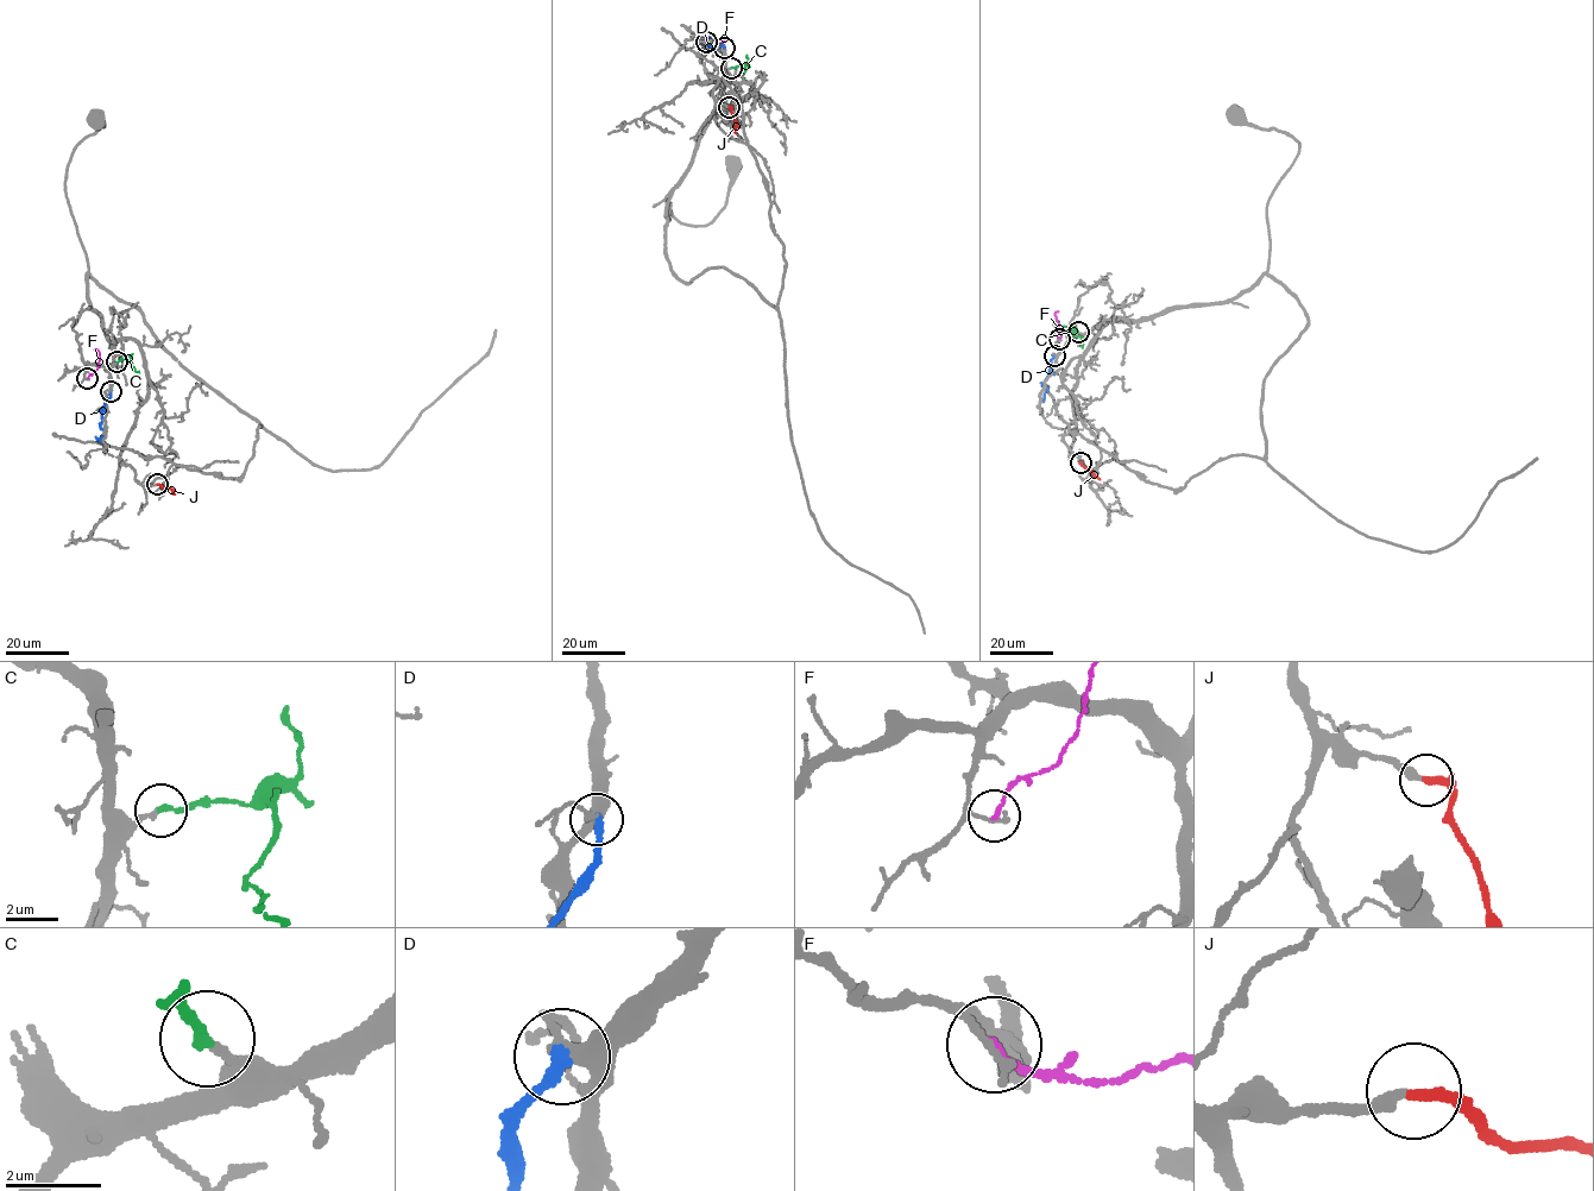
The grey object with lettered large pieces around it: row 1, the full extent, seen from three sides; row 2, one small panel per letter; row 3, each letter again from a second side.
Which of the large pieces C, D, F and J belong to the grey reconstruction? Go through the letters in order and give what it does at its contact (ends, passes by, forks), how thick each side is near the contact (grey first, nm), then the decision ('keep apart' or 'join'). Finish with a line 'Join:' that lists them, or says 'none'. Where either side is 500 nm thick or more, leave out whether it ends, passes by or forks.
C: it ends there; 180 nm thick on the grey side, 240 nm on the other; join
D: it ends there; 320 nm thick on the grey side, 280 nm on the other; keep apart
F: it ends there; 200 nm thick on the grey side, 150 nm on the other; keep apart
J: it ends there; 260 nm thick on the grey side, 280 nm on the other; join
Join: C, J

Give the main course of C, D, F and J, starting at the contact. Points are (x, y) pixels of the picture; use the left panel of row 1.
C: (118, 361), (127, 358), (139, 372)
D: (111, 392), (102, 413), (104, 434), (100, 439), (95, 436)
F: (87, 378), (98, 367), (99, 352), (94, 350)
J: (157, 484), (175, 495)

